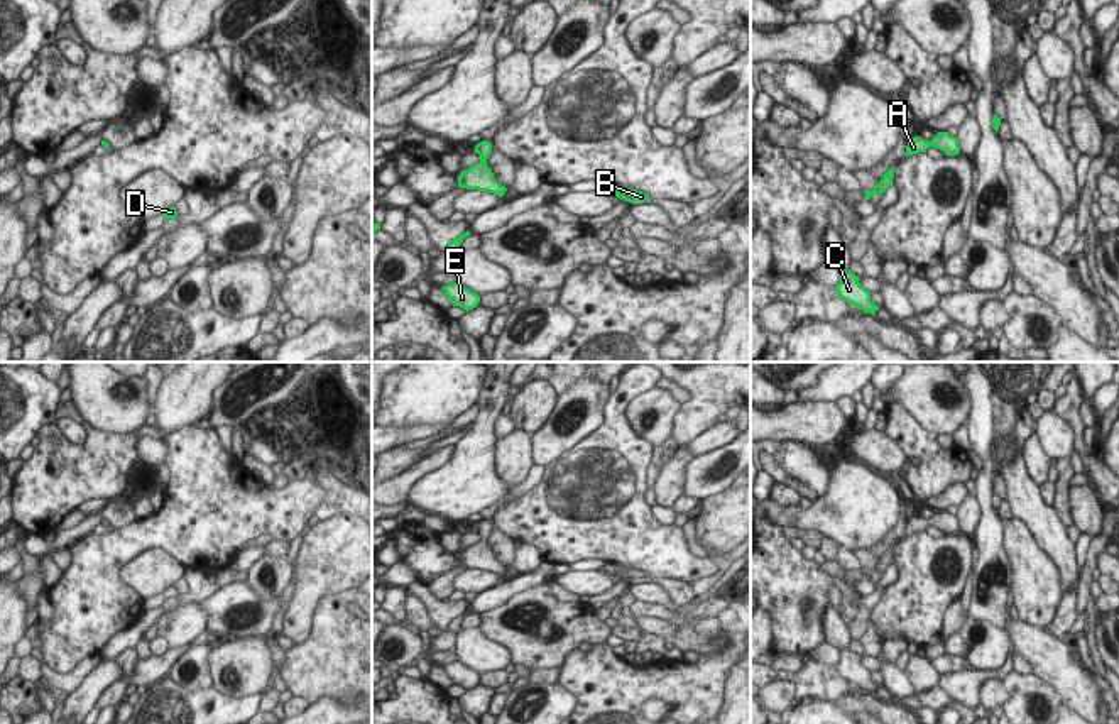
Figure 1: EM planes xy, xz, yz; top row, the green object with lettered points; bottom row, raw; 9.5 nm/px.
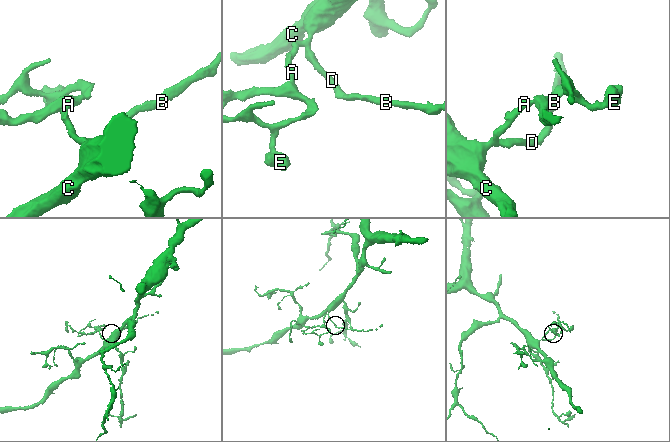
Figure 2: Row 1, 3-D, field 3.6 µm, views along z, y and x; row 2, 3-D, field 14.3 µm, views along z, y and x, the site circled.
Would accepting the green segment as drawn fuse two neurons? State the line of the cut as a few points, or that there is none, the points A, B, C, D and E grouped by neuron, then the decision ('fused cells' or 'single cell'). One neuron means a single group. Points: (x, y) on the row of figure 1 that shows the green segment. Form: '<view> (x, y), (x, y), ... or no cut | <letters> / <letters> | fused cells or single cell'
no cut | A B C D E | single cell

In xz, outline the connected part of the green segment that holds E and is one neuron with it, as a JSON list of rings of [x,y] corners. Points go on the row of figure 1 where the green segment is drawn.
[[[451,282],[441,288],[453,306],[460,306],[465,311],[470,311],[478,306],[480,296],[465,288],[463,284]]]

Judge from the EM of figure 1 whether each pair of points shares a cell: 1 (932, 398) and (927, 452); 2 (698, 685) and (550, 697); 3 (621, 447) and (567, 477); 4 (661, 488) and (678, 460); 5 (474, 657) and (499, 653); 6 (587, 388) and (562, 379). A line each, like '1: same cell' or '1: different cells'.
1: different cells
2: different cells
3: same cell
4: same cell
5: same cell
6: different cells

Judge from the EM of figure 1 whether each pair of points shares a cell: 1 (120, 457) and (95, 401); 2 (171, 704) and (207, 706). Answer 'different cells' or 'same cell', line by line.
1: different cells
2: same cell

